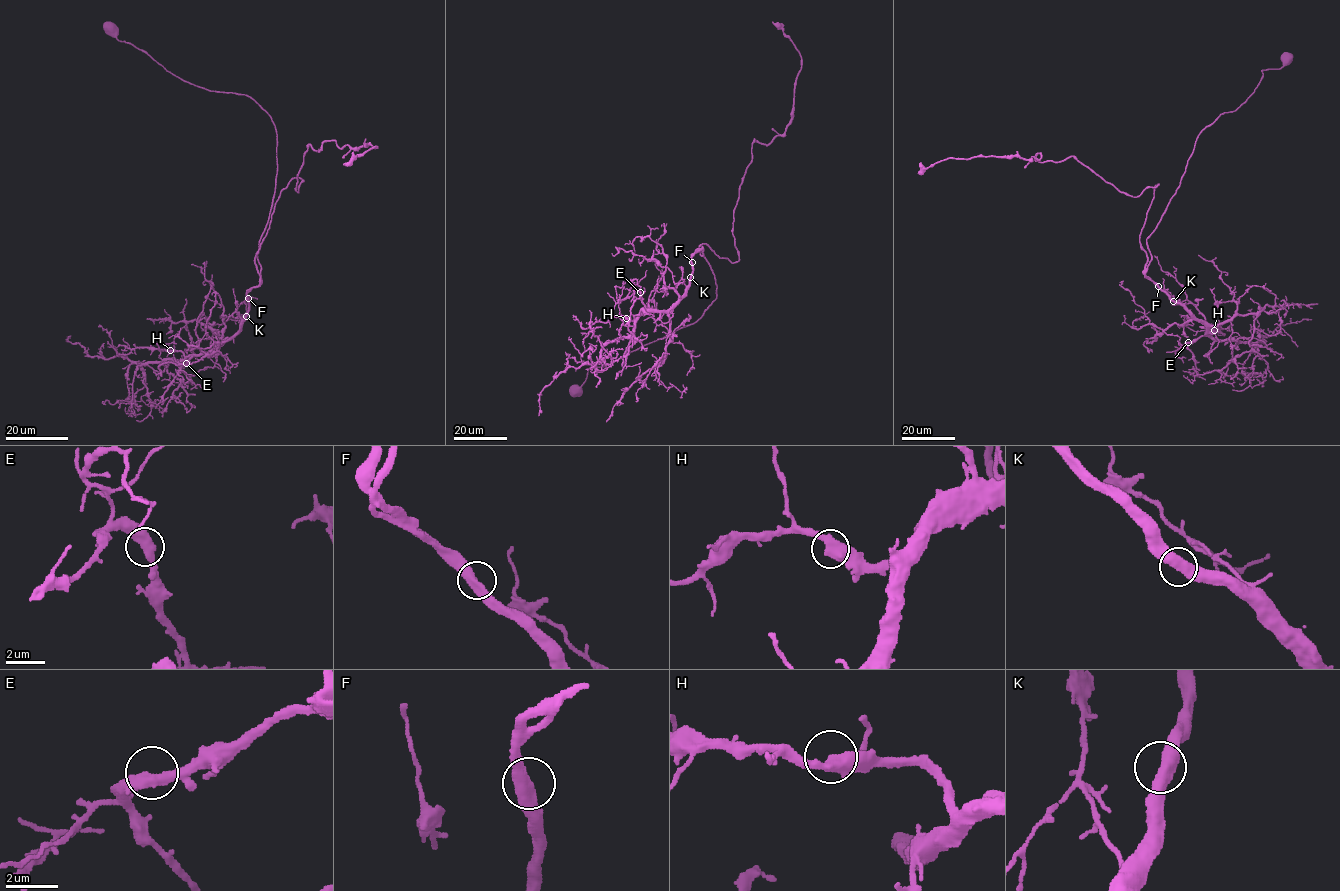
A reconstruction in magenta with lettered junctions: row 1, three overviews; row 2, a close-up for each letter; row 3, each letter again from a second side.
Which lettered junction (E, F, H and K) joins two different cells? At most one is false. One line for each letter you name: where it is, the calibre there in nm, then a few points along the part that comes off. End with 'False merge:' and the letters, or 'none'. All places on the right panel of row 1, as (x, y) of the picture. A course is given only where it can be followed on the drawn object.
False merge: none

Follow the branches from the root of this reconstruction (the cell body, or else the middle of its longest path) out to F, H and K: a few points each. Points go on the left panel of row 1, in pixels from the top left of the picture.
F: (110, 28), (120, 41), (193, 85), (250, 96), (272, 120), (275, 189), (259, 243), (260, 283), (248, 298)
H: (110, 28), (193, 85), (250, 96), (276, 130), (260, 283), (246, 294), (246, 320), (210, 352), (170, 350)
K: (110, 28), (193, 85), (250, 96), (272, 120), (275, 189), (246, 316)

